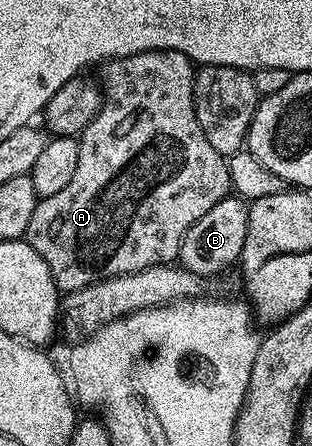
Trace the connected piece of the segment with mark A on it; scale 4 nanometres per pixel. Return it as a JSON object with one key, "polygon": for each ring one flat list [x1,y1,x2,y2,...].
{"polygon":[[152,50,125,56,123,60,111,60,102,70,103,81,101,80,101,83,104,85,102,108,77,137,76,174,72,174,72,182,68,182,68,186,64,186,64,190,39,199,36,210,32,214,32,222,28,222,28,230,24,237,32,246,32,250,36,250,36,254,40,254,40,258,44,258,44,262,48,262,48,270,52,274,55,284,58,285,59,293,62,294,79,292,81,288,88,287,96,280,136,274,157,264,174,264,178,260,178,251,186,231,197,220,204,218,204,214,208,214,208,210,212,210,212,206,216,206,216,202,220,202,232,192,227,157,219,154,212,147,212,142,208,142,208,138,204,138,204,130,200,130,200,126,196,122,196,110,194,109,196,65,193,60,176,50]]}

